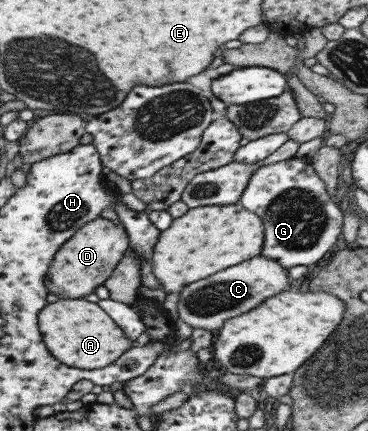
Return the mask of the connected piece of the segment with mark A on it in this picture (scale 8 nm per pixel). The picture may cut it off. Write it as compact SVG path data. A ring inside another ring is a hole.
M60 300L45 304L37 315L38 331L48 353L58 362L81 370L102 369L112 364L133 342L104 314L97 304L86 300Z

